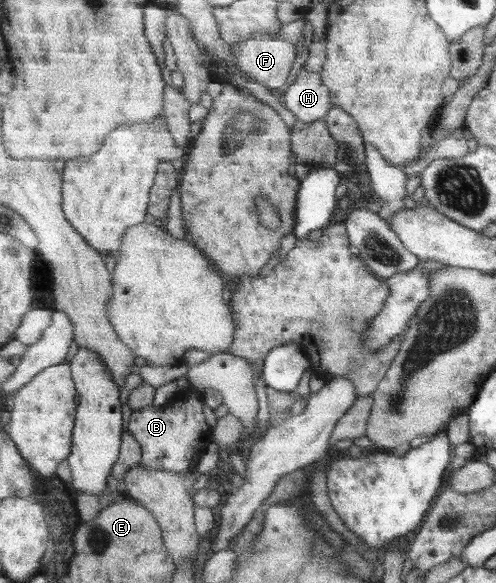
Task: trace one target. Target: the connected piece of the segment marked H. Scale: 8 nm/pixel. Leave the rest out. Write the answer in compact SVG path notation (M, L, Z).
M300 65L295 82L284 92L281 100L297 119L306 123L324 120L333 106L329 86L320 73Z

